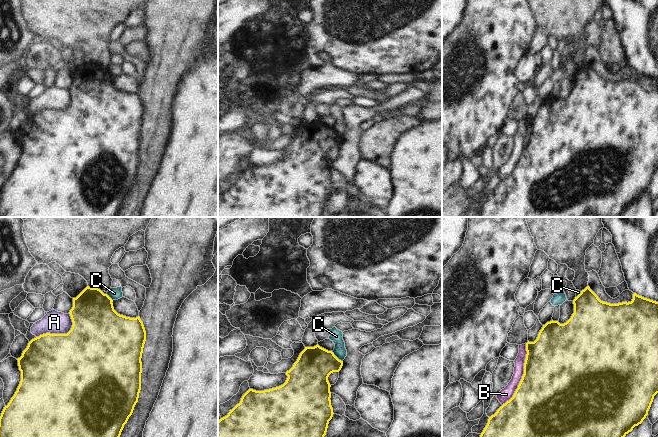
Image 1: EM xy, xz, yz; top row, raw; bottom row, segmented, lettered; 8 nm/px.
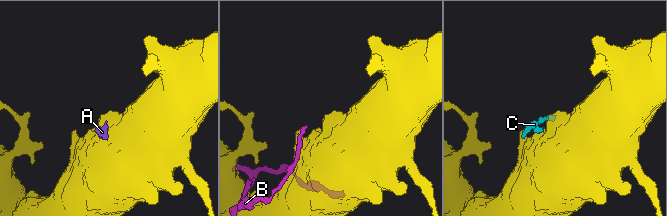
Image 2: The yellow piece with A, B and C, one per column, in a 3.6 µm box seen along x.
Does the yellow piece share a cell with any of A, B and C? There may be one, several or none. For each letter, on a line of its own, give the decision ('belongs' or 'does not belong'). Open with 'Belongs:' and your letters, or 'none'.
Belongs: none
A: does not belong
B: does not belong
C: does not belong

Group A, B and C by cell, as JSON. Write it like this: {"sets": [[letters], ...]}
{"sets": [["A", "B", "C"]]}

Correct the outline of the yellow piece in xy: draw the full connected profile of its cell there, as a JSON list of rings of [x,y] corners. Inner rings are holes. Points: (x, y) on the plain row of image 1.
[[[87,62],[76,74],[69,90],[73,101],[67,110],[46,109],[32,115],[22,132],[18,134],[21,157],[7,182],[0,192],[0,217],[118,217],[124,201],[132,191],[141,166],[142,129],[146,117],[146,107],[140,93],[130,94],[118,90],[113,83],[113,76],[98,64]]]

